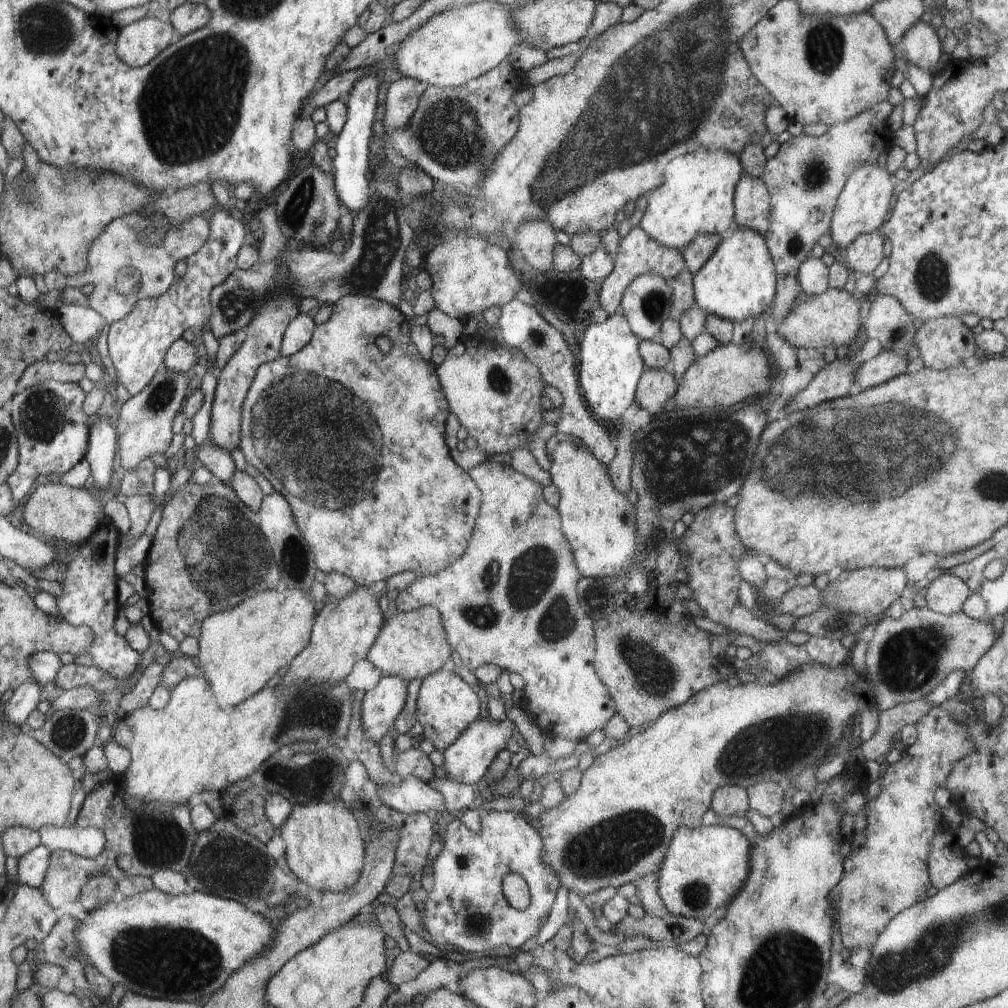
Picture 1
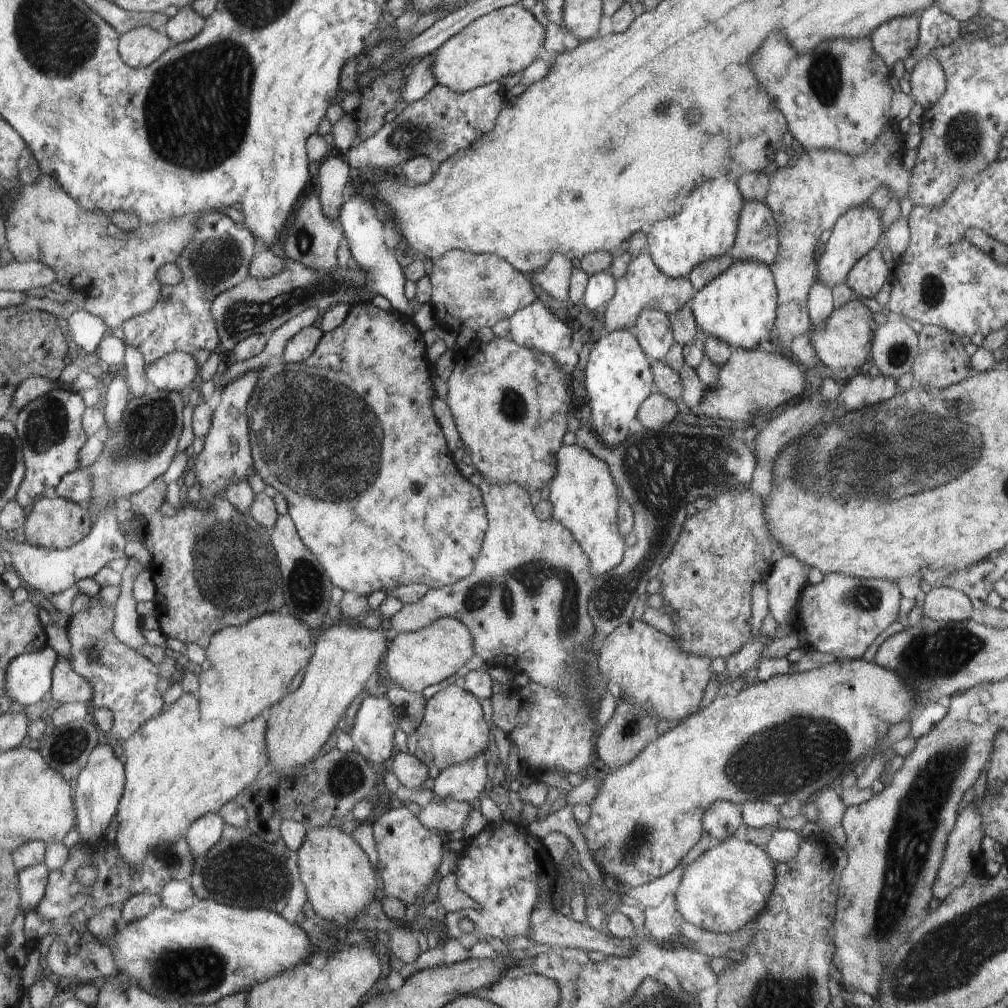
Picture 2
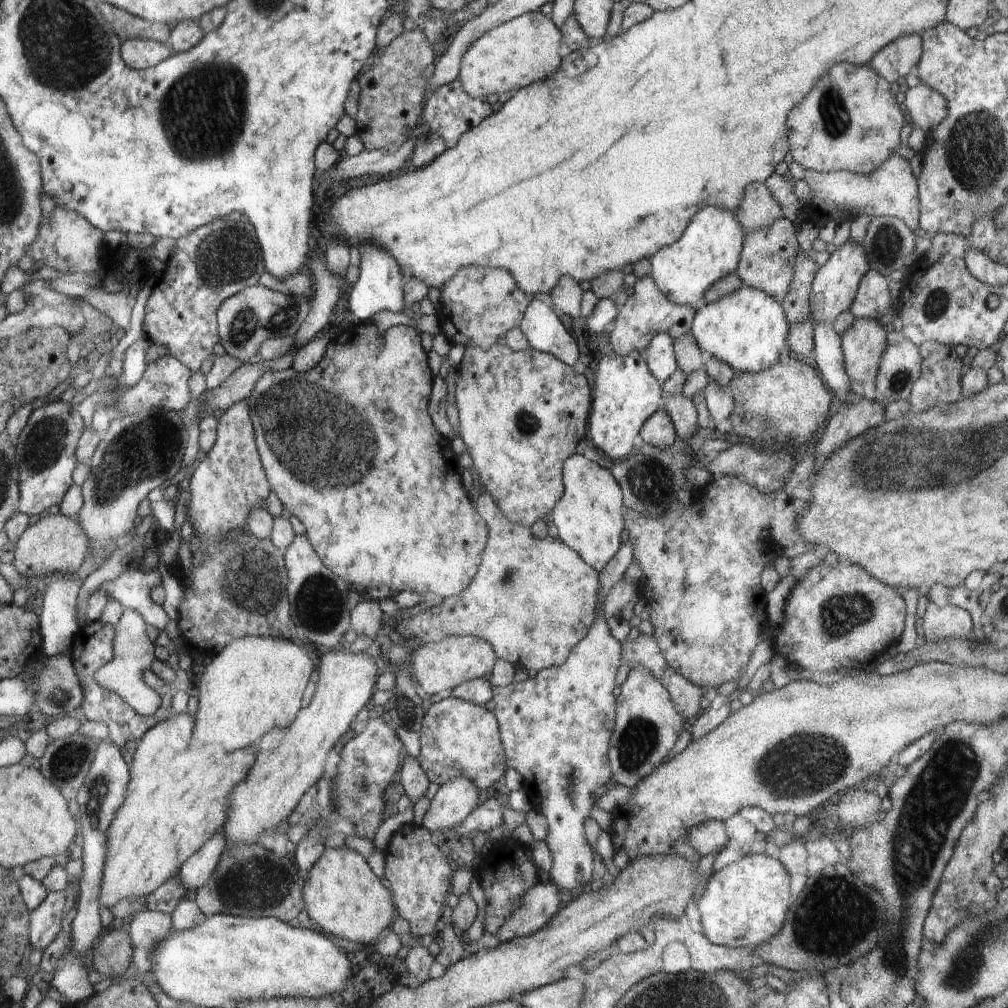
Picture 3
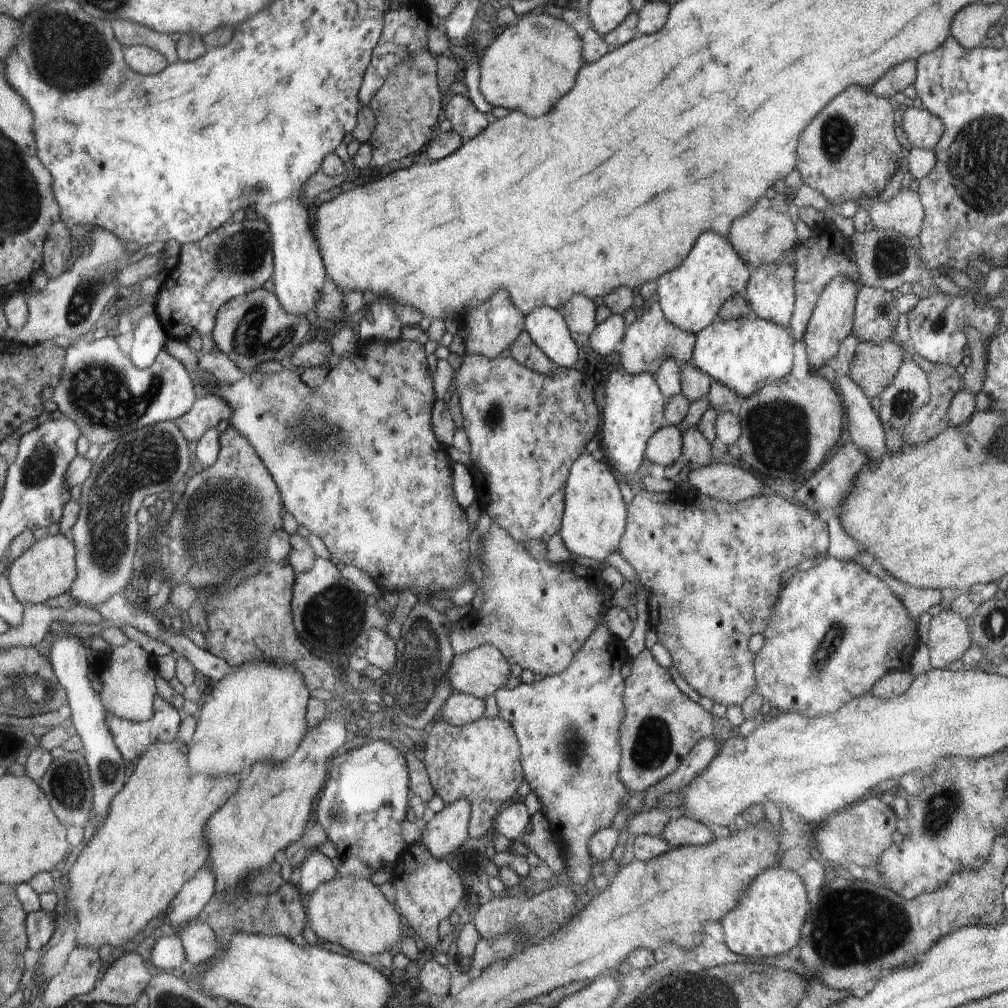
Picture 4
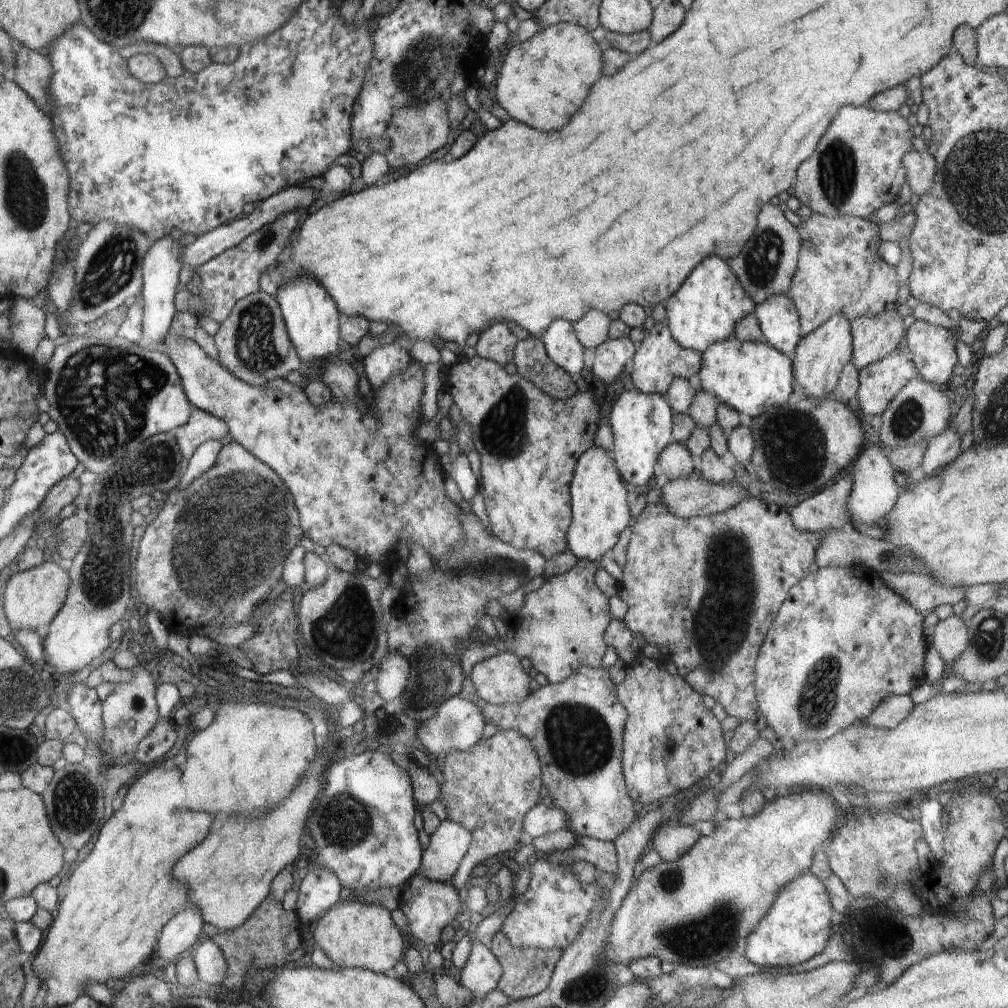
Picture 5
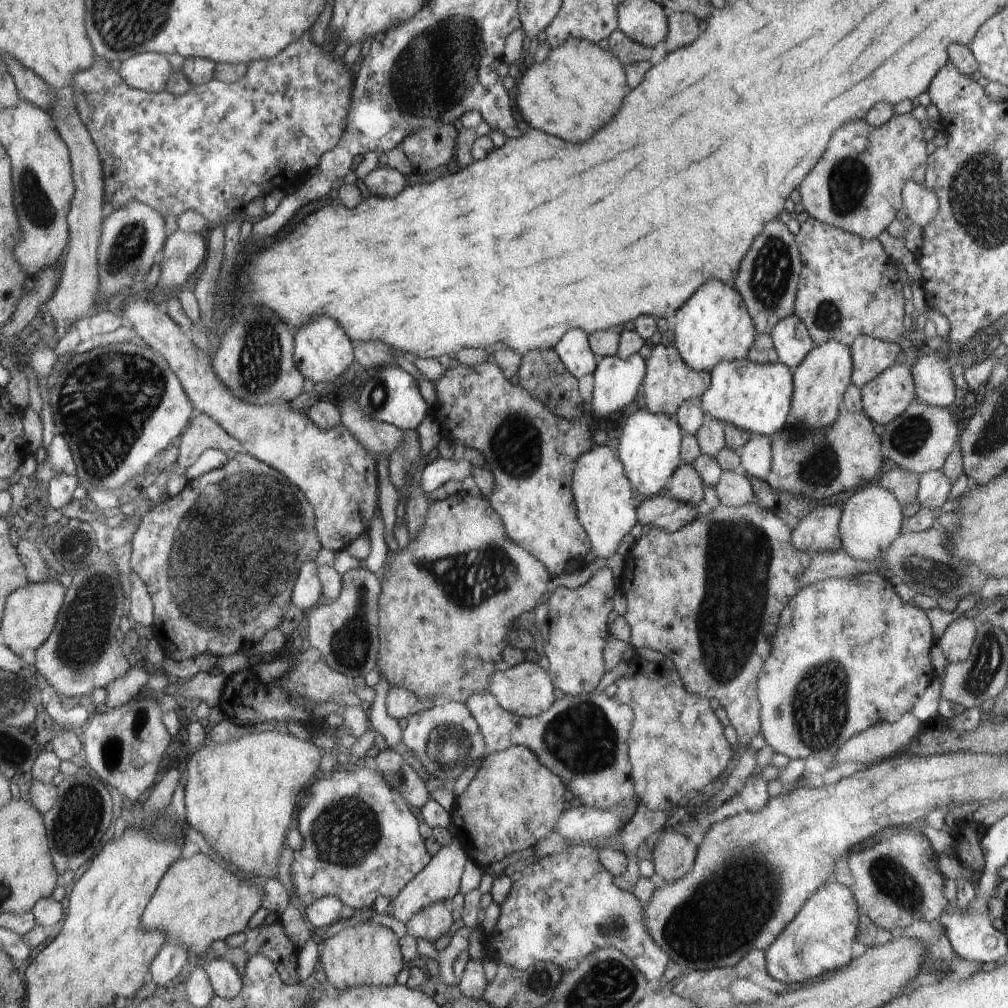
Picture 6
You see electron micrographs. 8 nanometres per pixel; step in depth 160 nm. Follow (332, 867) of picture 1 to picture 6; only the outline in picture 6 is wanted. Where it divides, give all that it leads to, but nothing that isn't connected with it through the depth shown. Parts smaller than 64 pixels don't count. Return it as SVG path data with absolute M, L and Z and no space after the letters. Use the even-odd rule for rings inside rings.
M366 921L354 928L346 928L336 936L324 941L319 967L326 974L325 987L337 993L360 985L393 987L396 985L398 974L404 968L404 960L402 960L400 944L394 932Z

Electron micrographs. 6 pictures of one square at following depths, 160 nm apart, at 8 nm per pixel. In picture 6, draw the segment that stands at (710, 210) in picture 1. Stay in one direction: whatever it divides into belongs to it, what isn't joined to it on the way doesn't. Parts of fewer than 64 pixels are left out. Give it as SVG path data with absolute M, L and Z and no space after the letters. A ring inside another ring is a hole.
M722 281L703 284L680 310L675 311L671 323L675 346L691 369L711 370L722 361L746 359L756 339L756 329L740 293Z

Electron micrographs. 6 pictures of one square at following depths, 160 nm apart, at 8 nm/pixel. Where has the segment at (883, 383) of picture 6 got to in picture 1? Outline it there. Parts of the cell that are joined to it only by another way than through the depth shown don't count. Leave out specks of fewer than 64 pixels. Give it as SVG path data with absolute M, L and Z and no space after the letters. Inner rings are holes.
M829 289L821 295L807 295L802 292L797 296L797 303L791 310L791 313L785 317L776 328L779 333L785 337L786 341L789 341L791 345L797 349L816 349L823 351L827 346L831 346L835 350L840 346L846 346L846 344L855 345L859 338L858 329L861 327L862 322L860 320L860 307L862 305L862 299L857 295L851 295L845 289Z

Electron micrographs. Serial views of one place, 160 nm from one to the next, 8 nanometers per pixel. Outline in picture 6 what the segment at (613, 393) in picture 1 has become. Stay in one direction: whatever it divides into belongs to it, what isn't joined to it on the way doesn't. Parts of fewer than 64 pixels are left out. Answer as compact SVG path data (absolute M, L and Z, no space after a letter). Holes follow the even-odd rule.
M644 408L628 417L626 425L622 426L618 452L622 464L625 464L626 474L640 494L653 497L660 494L664 486L671 484L674 474L682 465L682 437L680 425L668 415L654 414Z

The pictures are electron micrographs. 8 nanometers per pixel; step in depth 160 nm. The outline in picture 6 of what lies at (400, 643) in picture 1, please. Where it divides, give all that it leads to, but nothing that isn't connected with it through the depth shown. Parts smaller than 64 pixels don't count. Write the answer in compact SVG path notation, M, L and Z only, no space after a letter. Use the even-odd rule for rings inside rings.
M524 660L515 667L504 666L503 670L495 672L493 678L490 679L488 692L494 696L503 709L507 710L508 714L537 717L557 702L558 699L554 695L555 689L556 686L548 672L544 671L538 664Z

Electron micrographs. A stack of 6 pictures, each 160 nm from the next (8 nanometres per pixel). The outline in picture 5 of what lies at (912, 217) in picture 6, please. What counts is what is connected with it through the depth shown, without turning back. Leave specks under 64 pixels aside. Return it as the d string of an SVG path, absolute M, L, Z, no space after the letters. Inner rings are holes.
M914 149L903 156L905 177L914 194L926 196L934 184L936 166L927 152L918 153Z

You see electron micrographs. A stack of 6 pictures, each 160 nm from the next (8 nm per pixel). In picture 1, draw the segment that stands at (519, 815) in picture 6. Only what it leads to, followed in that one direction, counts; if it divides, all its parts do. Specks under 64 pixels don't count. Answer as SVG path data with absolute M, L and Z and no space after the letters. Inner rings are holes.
M441 669L427 676L419 688L417 696L417 721L424 726L430 726L436 732L433 740L435 750L444 752L471 724L480 717L480 700L472 692L472 688L460 680L455 672Z

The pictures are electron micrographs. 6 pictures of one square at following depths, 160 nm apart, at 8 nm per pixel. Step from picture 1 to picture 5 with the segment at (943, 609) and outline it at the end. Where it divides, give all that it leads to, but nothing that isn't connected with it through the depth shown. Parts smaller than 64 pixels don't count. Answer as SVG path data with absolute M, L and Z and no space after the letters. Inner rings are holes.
M958 615L940 621L935 627L934 639L930 644L934 645L944 659L946 671L953 665L958 655L966 650L967 627L968 624Z

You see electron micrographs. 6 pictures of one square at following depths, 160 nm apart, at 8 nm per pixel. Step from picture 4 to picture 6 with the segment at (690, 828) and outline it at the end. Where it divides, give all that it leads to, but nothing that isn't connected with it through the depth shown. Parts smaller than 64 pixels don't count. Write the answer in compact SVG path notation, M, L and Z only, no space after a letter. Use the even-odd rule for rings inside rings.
M665 829L652 841L653 863L657 879L676 882L692 870L697 848L682 832Z

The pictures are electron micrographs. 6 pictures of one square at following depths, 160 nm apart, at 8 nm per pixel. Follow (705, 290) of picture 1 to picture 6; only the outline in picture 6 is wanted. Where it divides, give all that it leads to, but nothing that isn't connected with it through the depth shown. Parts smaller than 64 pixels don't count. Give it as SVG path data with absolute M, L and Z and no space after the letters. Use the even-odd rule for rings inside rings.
M748 358L722 361L711 370L712 383L701 396L701 408L705 416L730 423L740 430L770 438L782 430L790 412L792 398L792 374L781 362L775 365L756 364Z

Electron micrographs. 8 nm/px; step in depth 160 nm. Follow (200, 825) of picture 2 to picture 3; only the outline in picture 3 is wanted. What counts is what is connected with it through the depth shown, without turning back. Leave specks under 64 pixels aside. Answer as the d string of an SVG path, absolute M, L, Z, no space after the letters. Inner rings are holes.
M218 833L209 840L209 843L205 844L205 847L196 851L185 862L178 876L180 876L188 896L192 896L194 892L211 880L227 845L224 834Z

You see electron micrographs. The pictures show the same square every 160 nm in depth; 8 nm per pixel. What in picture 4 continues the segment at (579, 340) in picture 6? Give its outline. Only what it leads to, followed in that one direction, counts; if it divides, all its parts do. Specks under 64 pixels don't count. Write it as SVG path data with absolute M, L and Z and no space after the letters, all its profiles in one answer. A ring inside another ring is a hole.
M540 307L525 316L525 331L532 342L555 362L558 368L572 370L578 358L578 346L572 340L562 314L550 307Z

